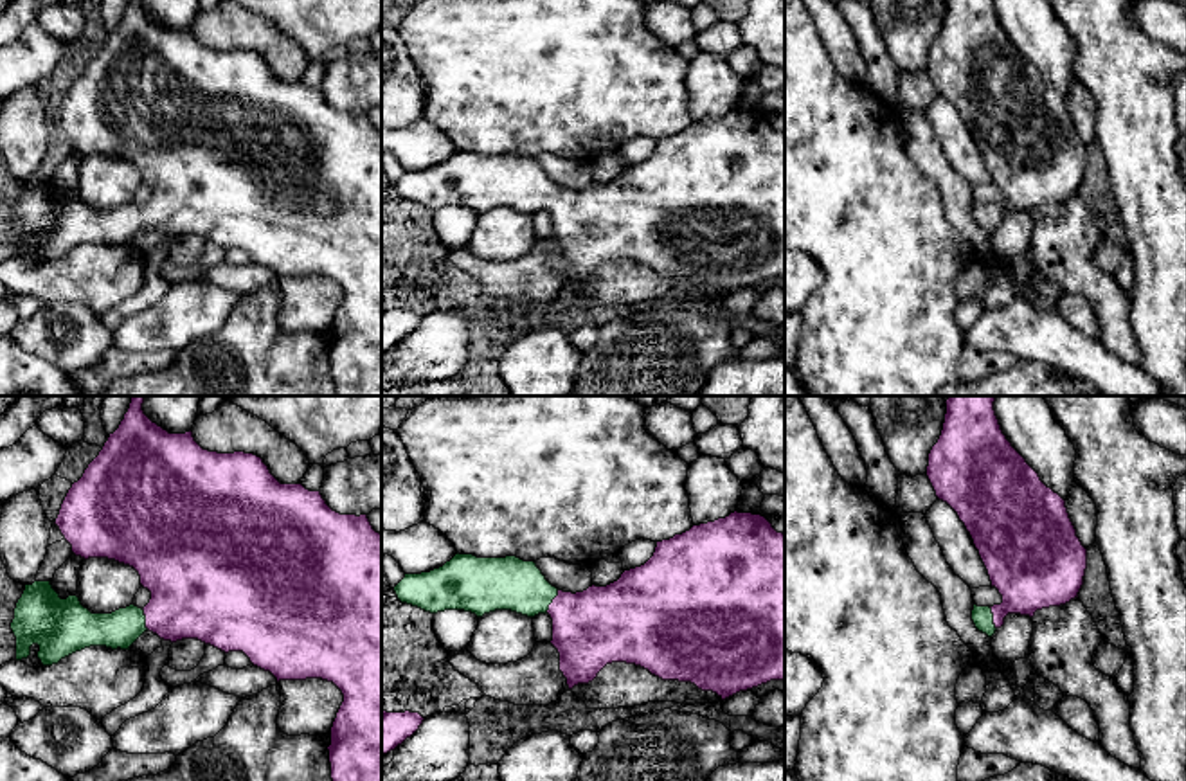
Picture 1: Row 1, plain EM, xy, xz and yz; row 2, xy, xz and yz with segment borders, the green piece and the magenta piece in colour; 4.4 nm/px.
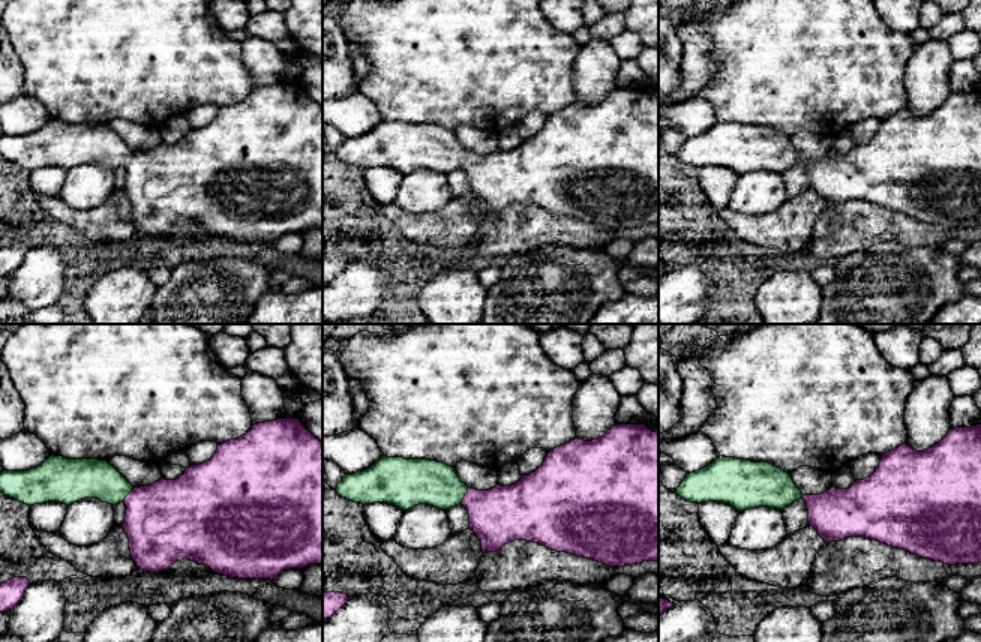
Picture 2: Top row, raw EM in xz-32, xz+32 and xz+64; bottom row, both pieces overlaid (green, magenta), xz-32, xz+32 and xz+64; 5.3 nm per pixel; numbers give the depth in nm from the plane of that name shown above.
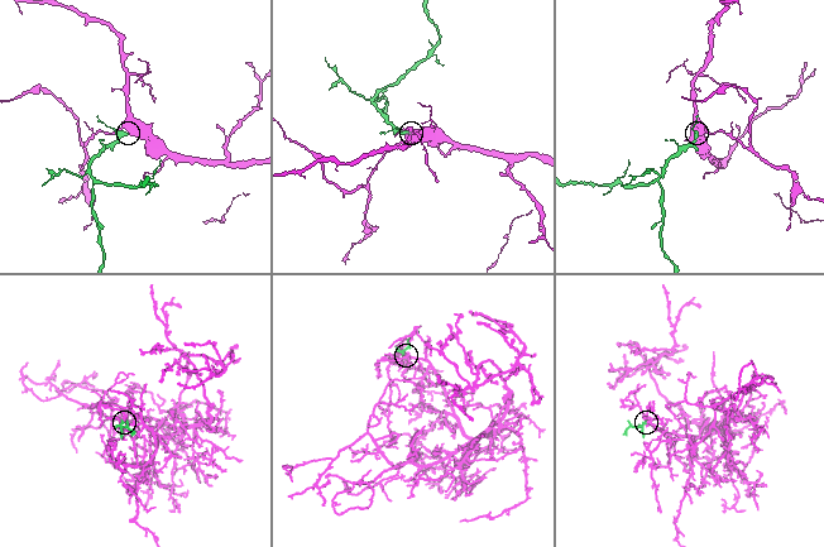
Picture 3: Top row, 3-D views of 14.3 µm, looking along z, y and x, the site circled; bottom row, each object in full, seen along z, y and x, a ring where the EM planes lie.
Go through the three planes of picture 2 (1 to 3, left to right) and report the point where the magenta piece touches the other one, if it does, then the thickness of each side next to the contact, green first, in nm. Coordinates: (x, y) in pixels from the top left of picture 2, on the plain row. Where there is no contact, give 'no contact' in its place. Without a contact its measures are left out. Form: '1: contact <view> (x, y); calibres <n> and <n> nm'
1: contact xz-32 (128, 158); calibres 200 and 420 nm
2: contact xz+32 (464, 159); calibres 240 and 300 nm
3: no contact

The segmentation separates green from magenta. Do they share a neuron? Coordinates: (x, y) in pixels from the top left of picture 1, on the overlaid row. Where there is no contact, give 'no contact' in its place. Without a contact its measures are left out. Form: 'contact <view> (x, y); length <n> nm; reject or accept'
contact xz (551, 601); length 120 nm; accept

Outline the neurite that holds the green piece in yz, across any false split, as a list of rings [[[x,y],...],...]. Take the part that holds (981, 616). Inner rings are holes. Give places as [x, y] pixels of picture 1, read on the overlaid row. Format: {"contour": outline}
{"contour": [[[948,396],[943,430],[929,453],[927,466],[927,477],[936,497],[957,513],[979,551],[992,587],[1002,596],[1001,605],[974,605],[972,621],[988,637],[1004,624],[1008,614],[1033,617],[1037,610],[1060,606],[1078,597],[1087,569],[1087,549],[1076,536],[1065,500],[1040,480],[1038,473],[1006,439],[993,401],[995,396]]]}

